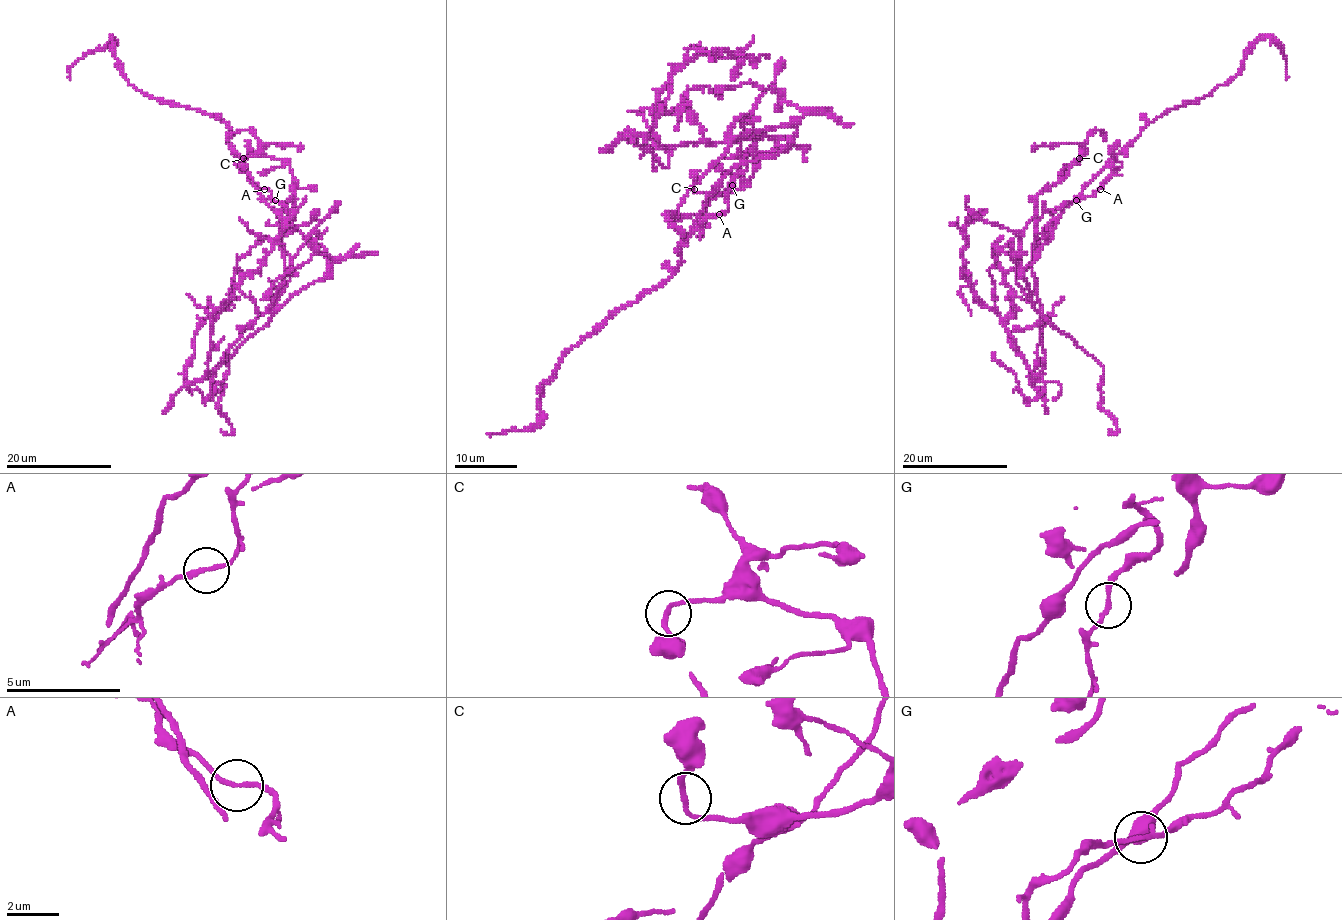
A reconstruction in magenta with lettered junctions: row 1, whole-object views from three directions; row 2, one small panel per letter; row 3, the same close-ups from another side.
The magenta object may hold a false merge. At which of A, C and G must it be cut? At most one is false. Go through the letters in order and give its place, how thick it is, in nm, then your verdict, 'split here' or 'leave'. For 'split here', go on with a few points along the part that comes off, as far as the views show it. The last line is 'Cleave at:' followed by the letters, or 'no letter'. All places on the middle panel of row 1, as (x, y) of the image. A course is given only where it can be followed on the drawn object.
A: (719, 214) | 180 nm | leave
C: (694, 189) | 180 nm | leave
G: (732, 185) | 180 nm | leave
Cleave at: no letter

